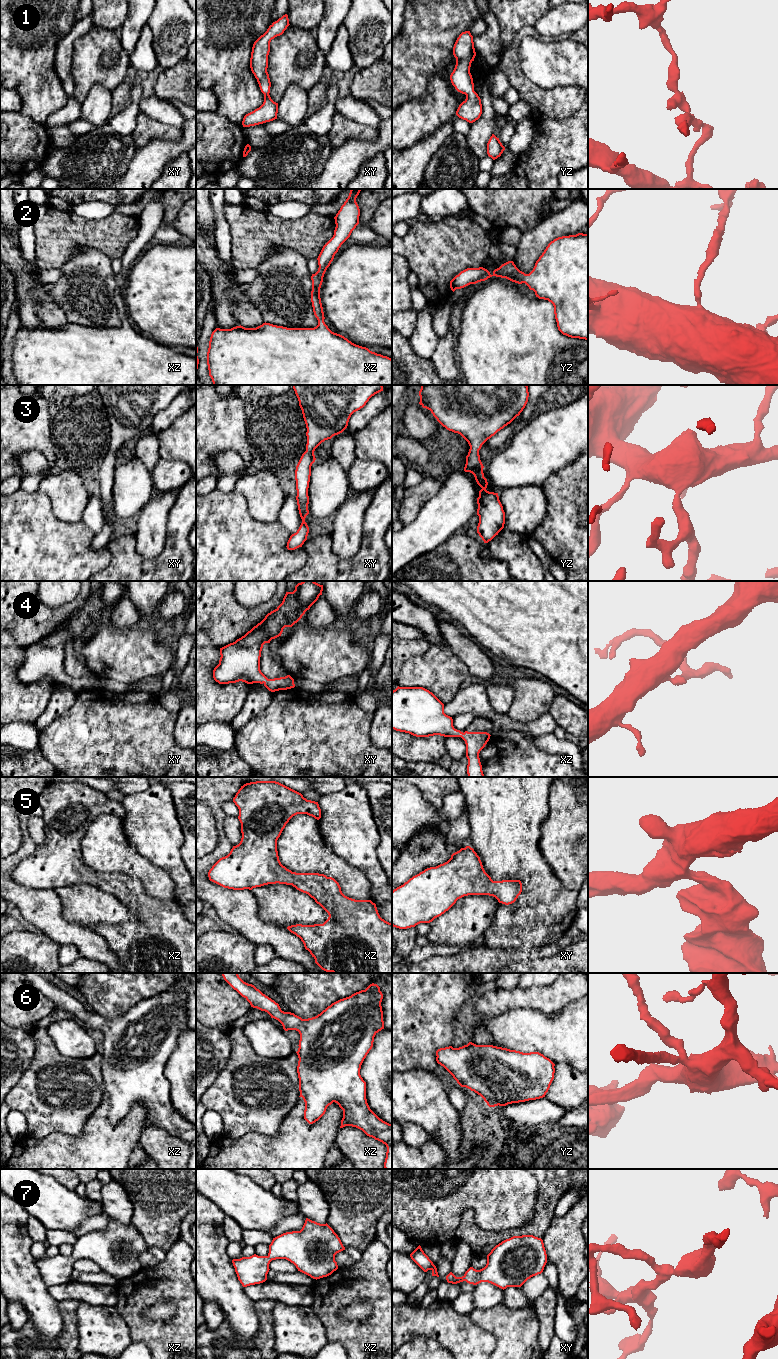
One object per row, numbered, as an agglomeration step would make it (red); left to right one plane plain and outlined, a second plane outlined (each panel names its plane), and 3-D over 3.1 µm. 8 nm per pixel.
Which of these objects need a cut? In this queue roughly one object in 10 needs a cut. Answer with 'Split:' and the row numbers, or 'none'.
Split: none

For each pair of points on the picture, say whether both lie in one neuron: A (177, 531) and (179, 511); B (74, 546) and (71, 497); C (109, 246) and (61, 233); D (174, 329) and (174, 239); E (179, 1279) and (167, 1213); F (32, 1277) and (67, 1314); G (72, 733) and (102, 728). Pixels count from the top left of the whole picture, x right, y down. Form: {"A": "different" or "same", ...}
{"A": "same", "B": "different", "C": "same", "D": "different", "E": "different", "F": "different", "G": "same"}

